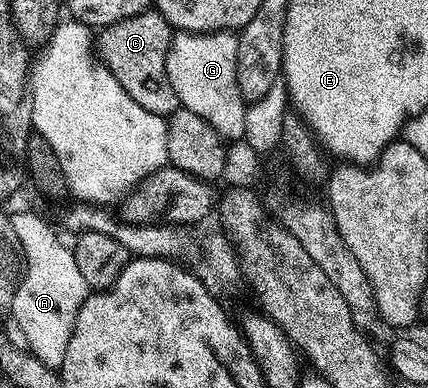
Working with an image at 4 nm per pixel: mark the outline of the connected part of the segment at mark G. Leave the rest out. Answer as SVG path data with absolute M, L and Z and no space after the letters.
M176 32L166 53L166 71L169 81L183 81L183 89L174 89L180 106L195 115L201 115L224 142L239 141L244 133L244 111L246 102L236 87L236 73L233 71L233 58L237 55L238 38L232 34L196 34Z

